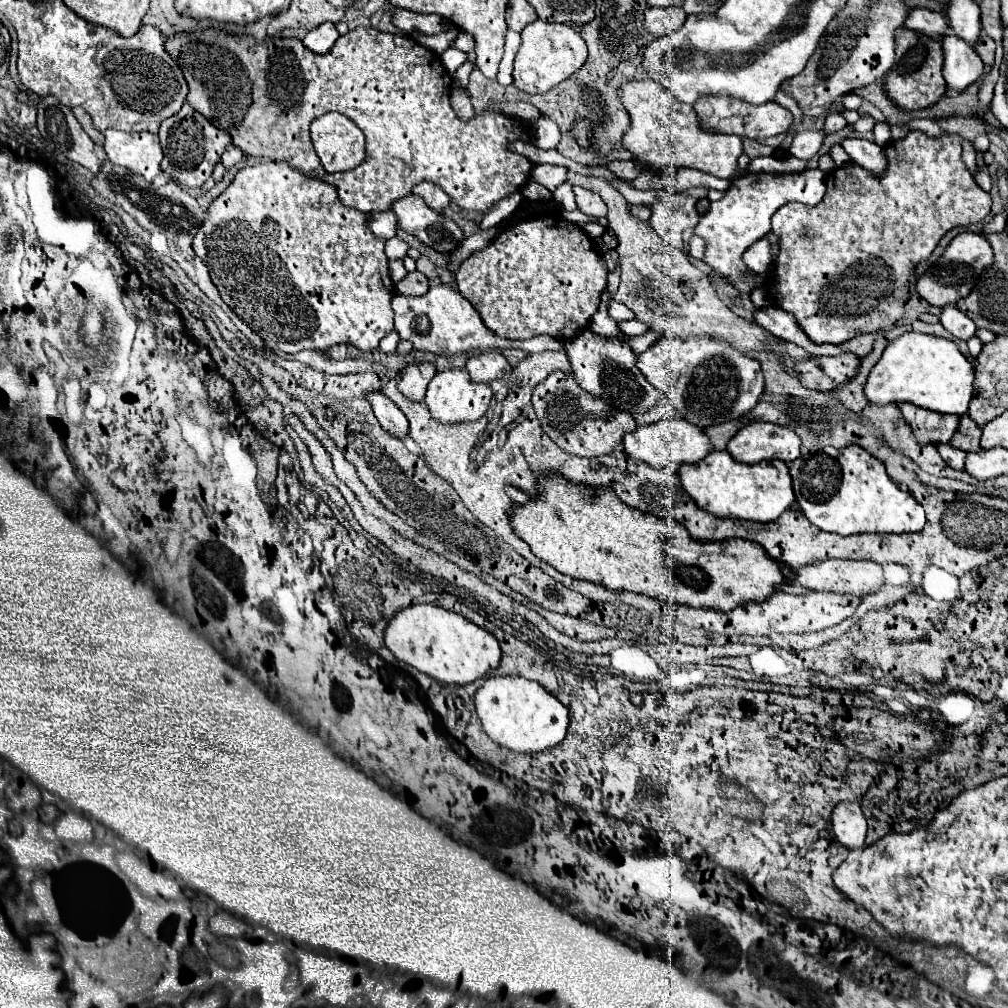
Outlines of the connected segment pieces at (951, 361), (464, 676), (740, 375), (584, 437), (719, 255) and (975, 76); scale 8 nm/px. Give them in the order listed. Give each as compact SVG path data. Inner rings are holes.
M904 333L886 347L882 359L870 371L864 393L876 405L912 403L936 413L952 413L962 417L968 413L968 405L976 395L974 367L970 359L960 353L956 343L944 337Z
M412 605L398 611L386 629L386 647L398 661L416 667L440 683L454 685L468 685L484 677L494 671L502 659L500 643L490 631L474 625L454 611L434 605Z
M662 337L648 351L638 355L636 365L644 373L648 383L656 391L660 391L664 395L664 399L670 401L686 421L698 425L700 429L706 429L710 425L718 425L718 423L726 423L726 421L742 417L760 401L760 395L764 391L764 377L762 377L760 363L754 363L746 355L740 355L742 361L738 361L738 363L736 363L736 357L734 357L734 363L732 363L732 357L730 357L730 363L726 363L724 359L726 359L728 351L732 351L728 341L722 341L716 337L688 337L688 339Z
M554 371L532 391L532 405L540 421L542 431L566 453L578 457L598 457L612 453L622 437L636 429L636 423L630 413L614 409L606 401L580 389L576 379L568 373Z
M806 169L802 173L746 173L732 181L728 191L720 201L710 203L710 209L700 217L700 223L694 227L694 235L702 237L706 243L706 251L702 261L712 267L714 273L730 281L740 293L752 293L756 287L766 287L768 275L756 275L756 281L750 283L744 279L746 273L752 273L742 261L742 253L762 239L770 231L770 217L786 203L798 201L804 205L818 205L824 197L826 173L820 169Z
M954 35L944 37L944 79L948 83L948 89L964 91L968 85L978 81L982 73L982 59L966 41Z

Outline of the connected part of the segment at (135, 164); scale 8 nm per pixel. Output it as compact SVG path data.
M108 129L104 135L104 151L114 165L140 173L146 181L154 181L160 173L160 161L164 157L156 133L124 133Z

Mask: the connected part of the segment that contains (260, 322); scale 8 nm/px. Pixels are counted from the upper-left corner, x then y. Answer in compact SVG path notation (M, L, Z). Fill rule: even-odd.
M270 161L236 173L228 189L210 203L192 249L206 263L224 303L244 323L252 324L249 327L258 335L288 335L300 337L302 343L314 341L322 345L328 343L328 311L364 311L366 325L354 327L354 333L348 329L346 339L350 343L372 343L374 347L388 329L394 329L390 309L394 283L388 273L384 243L386 239L378 239L370 231L366 213L346 207L334 185L294 169L286 161Z

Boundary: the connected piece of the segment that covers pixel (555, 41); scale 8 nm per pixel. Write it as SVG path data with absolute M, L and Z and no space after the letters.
M536 19L522 29L522 45L514 61L514 85L526 93L546 93L576 73L584 65L586 57L586 41L574 27L562 23L544 23Z

